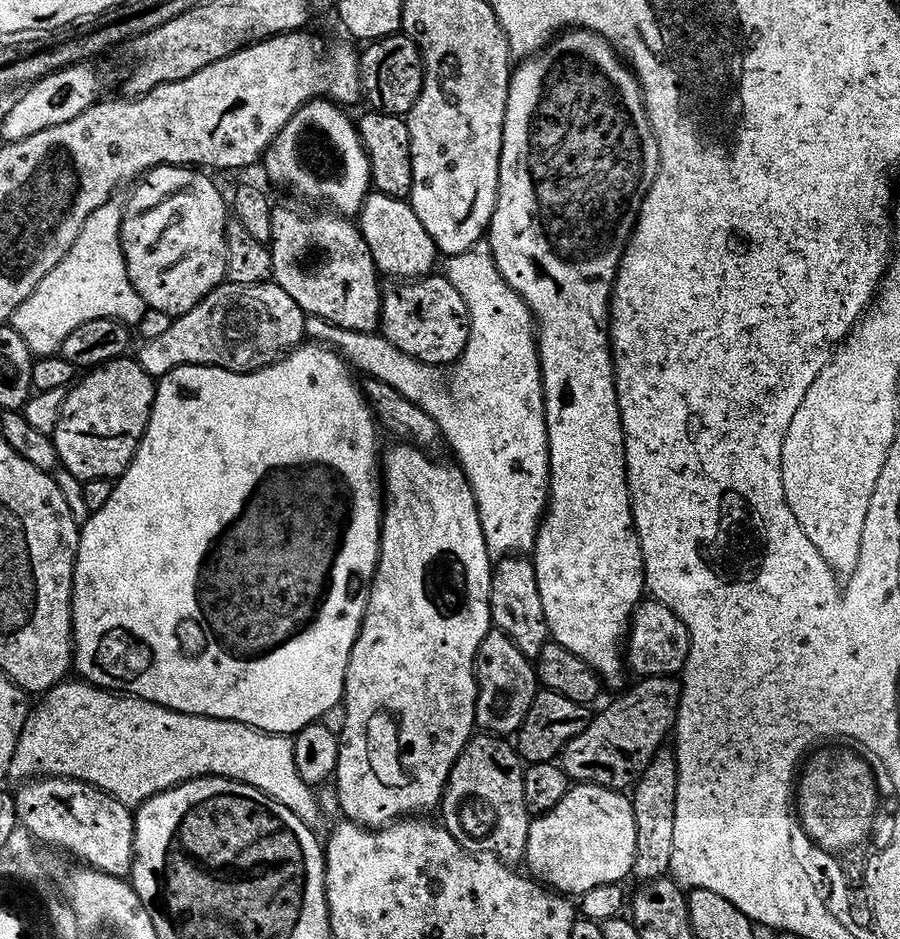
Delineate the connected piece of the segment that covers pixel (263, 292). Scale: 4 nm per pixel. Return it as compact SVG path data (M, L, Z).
M225 282L209 296L205 296L201 304L194 306L194 310L190 310L185 316L175 317L165 332L158 333L141 350L138 362L144 373L153 378L170 374L170 370L178 370L187 364L256 366L261 362L272 362L281 355L280 348L287 349L301 339L299 336L304 332L304 319L306 313L302 305L294 302L294 298L286 294L286 290L282 290L282 286L278 286L275 282L250 285Z

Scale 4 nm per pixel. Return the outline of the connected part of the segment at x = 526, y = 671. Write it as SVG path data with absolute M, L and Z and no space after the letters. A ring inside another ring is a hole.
M489 634L480 648L476 671L480 689L476 699L477 725L496 738L515 737L527 725L538 695L538 672L533 661L527 660L522 650L518 650L511 636Z

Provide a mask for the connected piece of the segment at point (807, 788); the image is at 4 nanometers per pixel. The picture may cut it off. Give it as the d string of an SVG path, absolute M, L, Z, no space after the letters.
M824 748L815 752L807 757L794 788L794 807L800 826L821 853L852 852L869 842L874 832L872 827L880 812L876 776L871 766L848 748Z

